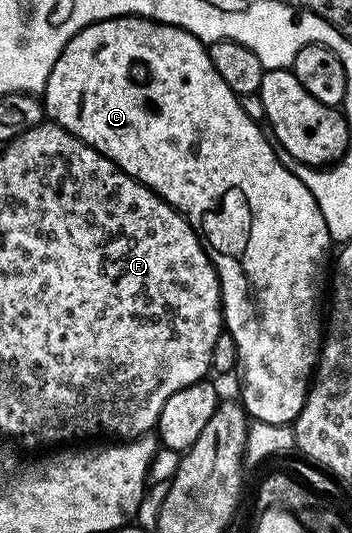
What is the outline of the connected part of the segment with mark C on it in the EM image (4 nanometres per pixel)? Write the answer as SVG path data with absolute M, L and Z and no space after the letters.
M113 16L110 20L97 20L95 24L90 24L76 33L64 46L60 58L56 58L56 66L52 66L52 74L48 74L46 79L44 107L47 117L53 123L68 130L98 152L104 153L120 170L127 172L132 179L139 180L144 187L151 188L161 200L165 200L177 212L181 212L194 227L202 241L202 247L206 249L208 258L214 264L218 285L222 288L224 328L232 334L236 342L238 368L240 373L242 372L240 403L246 409L246 415L251 421L260 424L293 425L300 410L304 410L306 393L310 390L312 377L318 366L318 357L322 354L324 339L322 291L325 288L327 291L328 288L326 259L330 256L329 248L332 247L332 241L328 234L328 226L324 222L324 214L320 214L320 206L316 206L316 198L312 198L308 186L304 186L304 182L296 178L293 167L285 168L282 165L283 157L276 151L263 125L248 118L241 109L239 96L230 89L228 82L224 82L224 78L220 78L220 74L216 74L216 66L212 66L207 45L191 32L177 28L175 24L160 24L149 18Z

